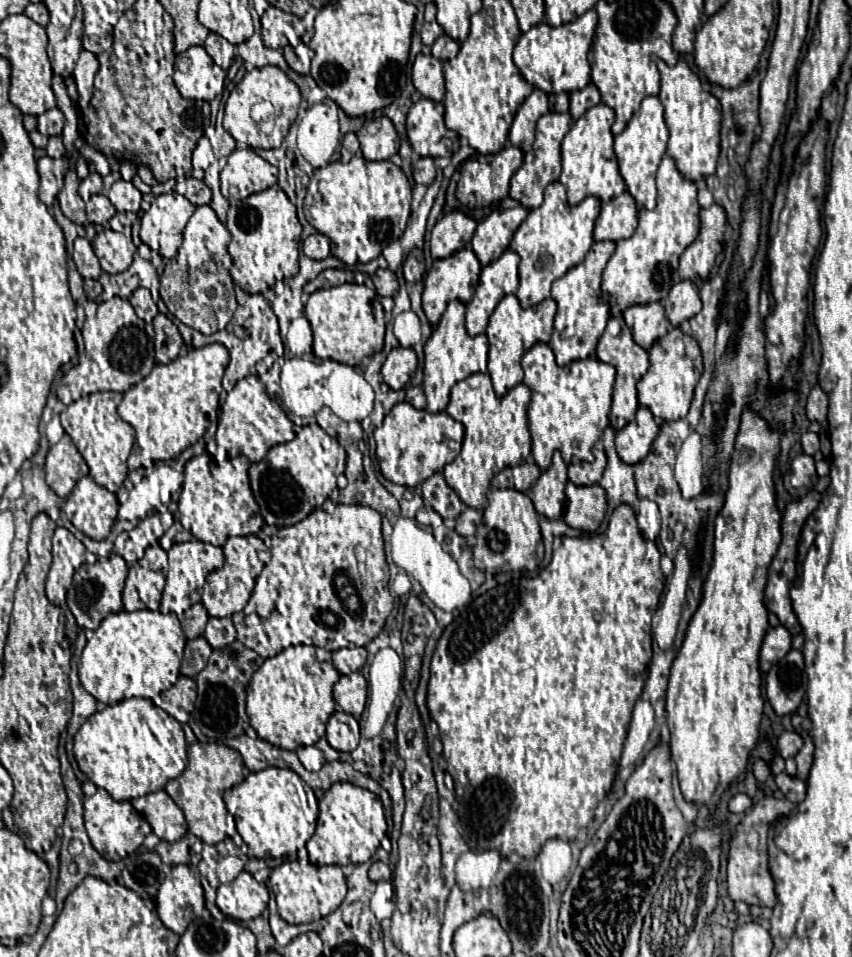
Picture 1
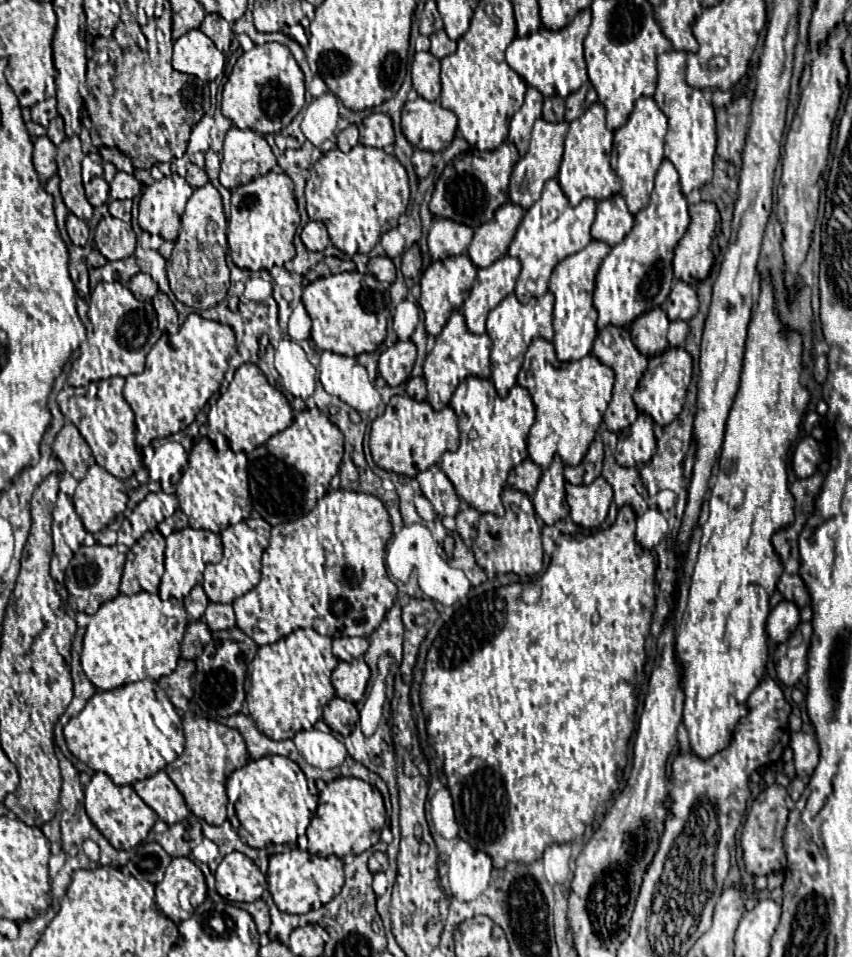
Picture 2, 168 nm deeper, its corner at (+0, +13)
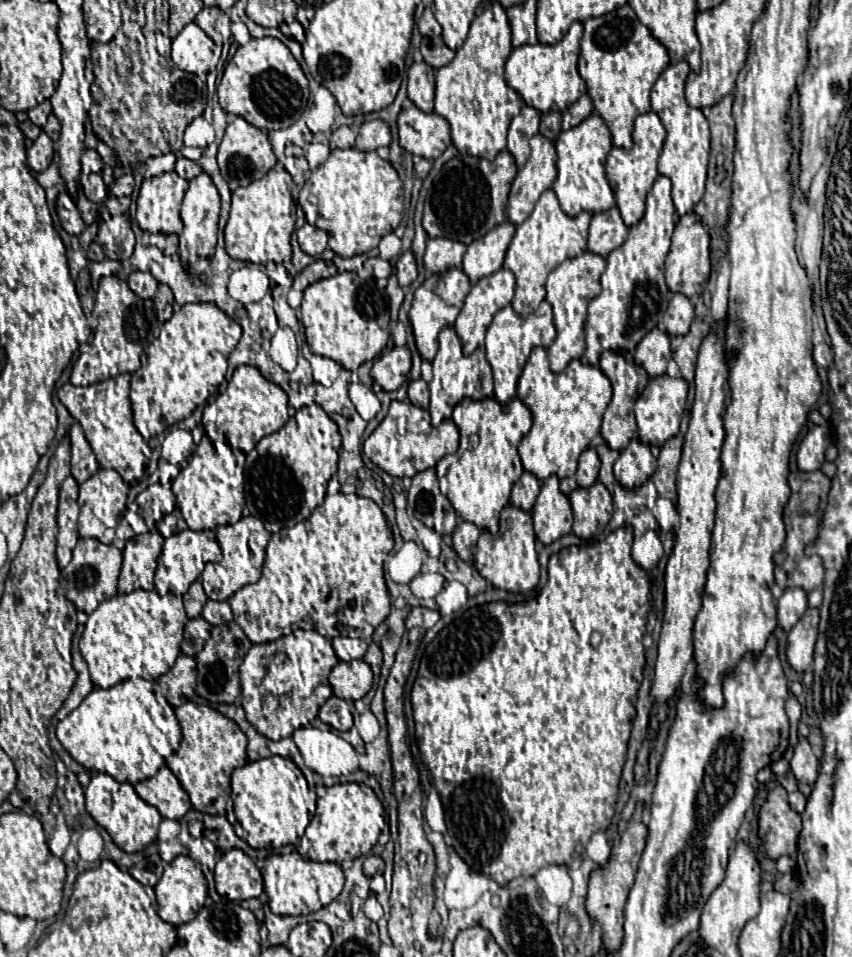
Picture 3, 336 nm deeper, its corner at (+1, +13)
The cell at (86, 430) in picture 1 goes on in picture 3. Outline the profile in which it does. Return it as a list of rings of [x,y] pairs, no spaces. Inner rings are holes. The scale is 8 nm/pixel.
[[[117,375],[86,387],[67,383],[59,389],[57,397],[67,407],[67,411],[81,423],[85,437],[103,469],[115,469],[127,483],[143,477],[148,461],[148,453],[144,448],[150,448],[133,425],[129,401],[129,375]]]

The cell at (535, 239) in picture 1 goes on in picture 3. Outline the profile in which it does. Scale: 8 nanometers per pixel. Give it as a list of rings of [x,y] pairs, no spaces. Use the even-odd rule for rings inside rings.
[[[547,189],[539,197],[533,213],[521,225],[517,225],[515,237],[513,237],[513,241],[511,241],[509,249],[507,249],[505,267],[511,269],[515,279],[517,279],[515,297],[513,297],[511,305],[519,315],[525,317],[525,315],[533,313],[539,307],[539,303],[545,299],[547,275],[561,261],[585,253],[589,221],[591,221],[591,213],[587,213],[587,211],[583,211],[583,213],[579,213],[575,217],[569,217],[567,213],[563,213],[561,207],[559,207],[555,191]]]

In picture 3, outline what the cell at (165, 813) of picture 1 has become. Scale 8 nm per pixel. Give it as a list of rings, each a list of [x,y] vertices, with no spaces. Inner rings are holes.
[[[165,765],[157,771],[157,775],[139,781],[135,791],[143,801],[157,807],[165,819],[181,819],[191,809],[189,795]]]

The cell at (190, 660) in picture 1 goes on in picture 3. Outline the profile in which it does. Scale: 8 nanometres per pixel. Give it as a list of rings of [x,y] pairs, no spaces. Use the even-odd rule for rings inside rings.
[[[202,616],[194,619],[189,619],[185,625],[185,635],[183,635],[183,643],[181,643],[181,651],[185,655],[195,657],[205,642],[211,637],[212,626],[205,621]]]

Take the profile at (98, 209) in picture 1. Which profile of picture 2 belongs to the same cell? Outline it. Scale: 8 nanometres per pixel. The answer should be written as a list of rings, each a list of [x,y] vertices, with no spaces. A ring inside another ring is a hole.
[[[94,177],[86,185],[86,197],[94,207],[108,203],[108,183],[102,177]]]

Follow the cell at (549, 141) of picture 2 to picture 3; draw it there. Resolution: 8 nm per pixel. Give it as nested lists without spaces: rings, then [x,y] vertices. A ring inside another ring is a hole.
[[[537,133],[531,137],[531,157],[519,169],[507,203],[507,219],[515,225],[523,223],[531,209],[535,207],[535,201],[541,197],[545,189],[553,185],[557,177],[557,153],[551,139]]]

